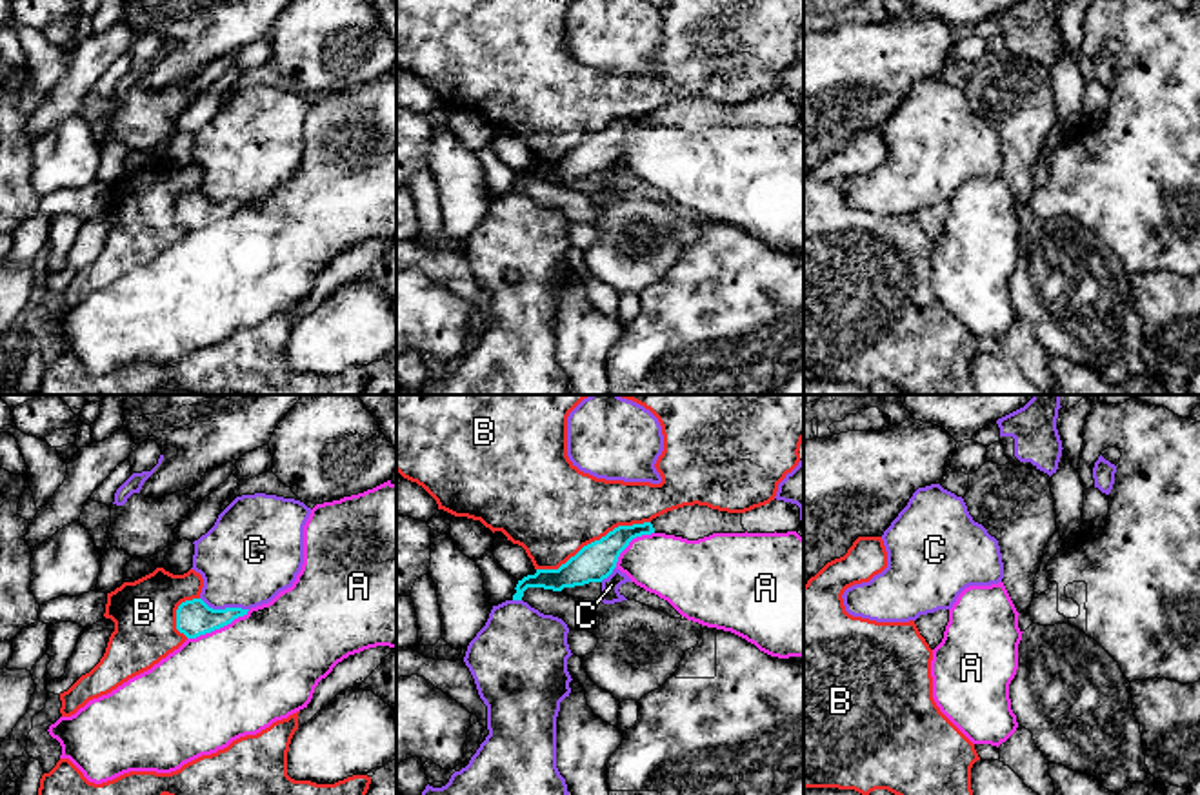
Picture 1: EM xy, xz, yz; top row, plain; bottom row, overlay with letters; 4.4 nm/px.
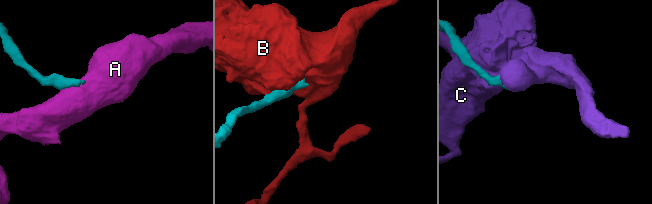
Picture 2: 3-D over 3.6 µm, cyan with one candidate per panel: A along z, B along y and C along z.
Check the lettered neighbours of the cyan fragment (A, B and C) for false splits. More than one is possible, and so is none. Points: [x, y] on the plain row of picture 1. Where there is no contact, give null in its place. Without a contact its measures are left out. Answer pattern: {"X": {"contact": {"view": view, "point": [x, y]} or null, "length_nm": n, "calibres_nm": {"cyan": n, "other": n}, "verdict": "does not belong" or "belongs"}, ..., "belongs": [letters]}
{"A": {"contact": {"view": "xy", "point": [219, 221]}, "length_nm": 300, "calibres_nm": {"cyan": 160, "other": 480}, "verdict": "does not belong"}, "B": {"contact": {"view": "xz", "point": [595, 133]}, "length_nm": 550, "calibres_nm": {"cyan": 170, "other": 420}, "verdict": "does not belong"}, "C": {"contact": {"view": "xy", "point": [226, 201]}, "length_nm": 220, "calibres_nm": {"cyan": 160, "other": 420}, "verdict": "does not belong"}, "belongs": []}

